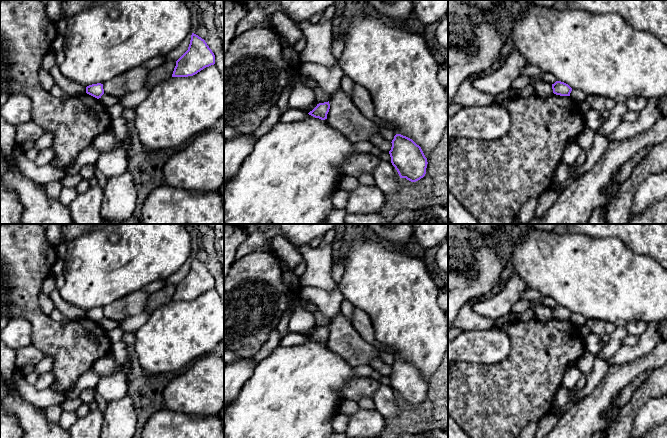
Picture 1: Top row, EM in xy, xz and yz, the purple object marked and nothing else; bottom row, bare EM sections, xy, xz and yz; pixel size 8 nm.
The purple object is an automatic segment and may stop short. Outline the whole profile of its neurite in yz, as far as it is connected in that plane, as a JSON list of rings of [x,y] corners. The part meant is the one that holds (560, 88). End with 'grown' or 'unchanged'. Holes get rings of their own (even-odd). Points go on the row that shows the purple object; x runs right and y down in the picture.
[[[556,81],[554,84],[552,84],[553,93],[560,96],[570,96],[570,93],[572,91],[572,88],[561,81]]]; unchanged

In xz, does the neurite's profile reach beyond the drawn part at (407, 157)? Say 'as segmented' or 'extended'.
as segmented

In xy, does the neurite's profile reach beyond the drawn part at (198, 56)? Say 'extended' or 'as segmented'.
as segmented

